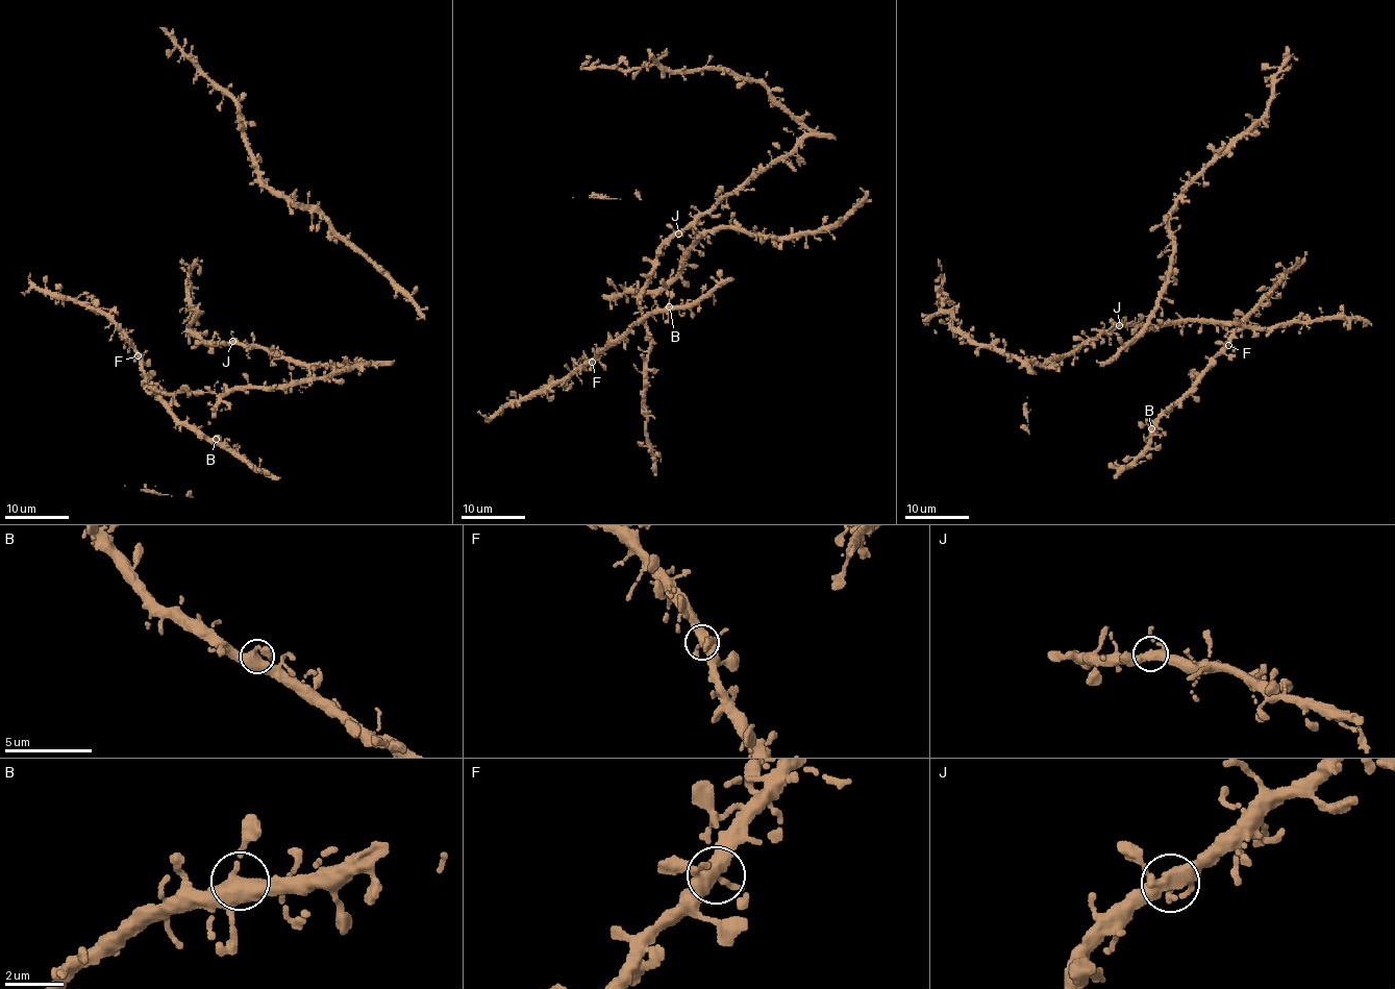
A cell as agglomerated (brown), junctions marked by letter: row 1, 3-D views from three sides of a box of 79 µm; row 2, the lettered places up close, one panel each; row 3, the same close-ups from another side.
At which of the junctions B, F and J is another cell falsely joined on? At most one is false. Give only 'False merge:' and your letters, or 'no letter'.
False merge: no letter

